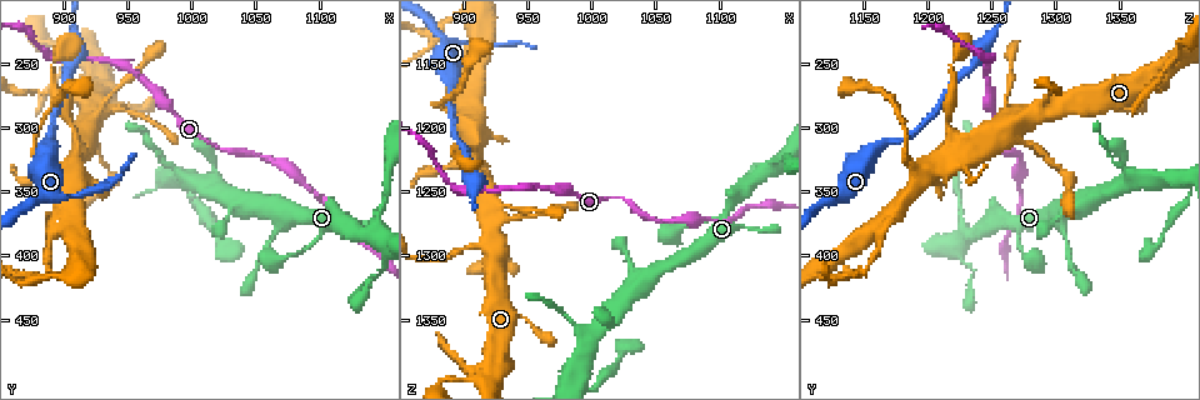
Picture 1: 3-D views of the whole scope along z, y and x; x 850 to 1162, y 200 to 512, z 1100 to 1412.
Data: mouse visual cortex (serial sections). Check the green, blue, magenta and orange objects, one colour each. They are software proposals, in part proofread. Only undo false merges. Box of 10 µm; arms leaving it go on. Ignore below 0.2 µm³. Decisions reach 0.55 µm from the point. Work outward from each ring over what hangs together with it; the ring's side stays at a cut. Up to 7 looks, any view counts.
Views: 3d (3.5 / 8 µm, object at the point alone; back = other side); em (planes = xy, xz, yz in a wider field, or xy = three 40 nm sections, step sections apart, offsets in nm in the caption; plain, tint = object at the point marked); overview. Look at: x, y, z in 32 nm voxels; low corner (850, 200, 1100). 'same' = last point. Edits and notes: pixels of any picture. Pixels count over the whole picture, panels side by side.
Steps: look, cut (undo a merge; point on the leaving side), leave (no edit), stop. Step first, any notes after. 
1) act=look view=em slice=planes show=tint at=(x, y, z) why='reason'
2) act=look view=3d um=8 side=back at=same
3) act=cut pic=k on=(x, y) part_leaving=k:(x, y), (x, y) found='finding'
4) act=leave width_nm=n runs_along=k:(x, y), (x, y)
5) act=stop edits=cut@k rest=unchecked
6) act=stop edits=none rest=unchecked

act=look view=3d um=8 at=(888, 316, 1164) why='thick turns thin'

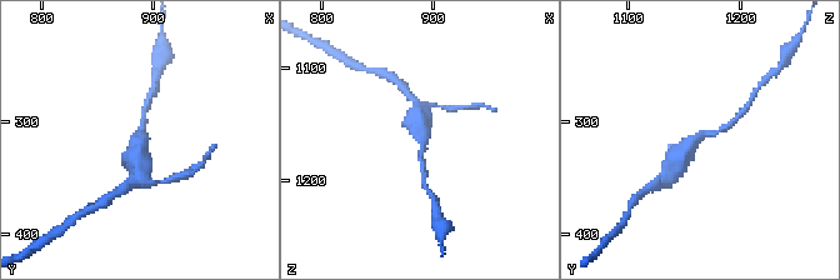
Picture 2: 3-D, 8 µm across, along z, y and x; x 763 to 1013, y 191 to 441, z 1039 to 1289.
act=look view=em slice=xy step=3 show=tint at=same arm_widths_nm=200,600

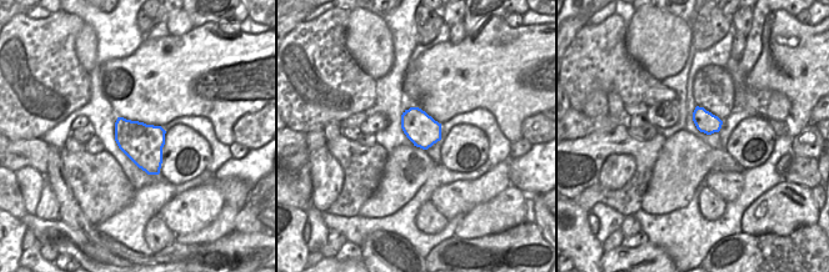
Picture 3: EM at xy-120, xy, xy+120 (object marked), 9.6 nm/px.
act=leave found='continuous, no second cell'

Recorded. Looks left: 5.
act=look view=3d um=3.5 at=(876, 420, 1126) why='three arms meet'

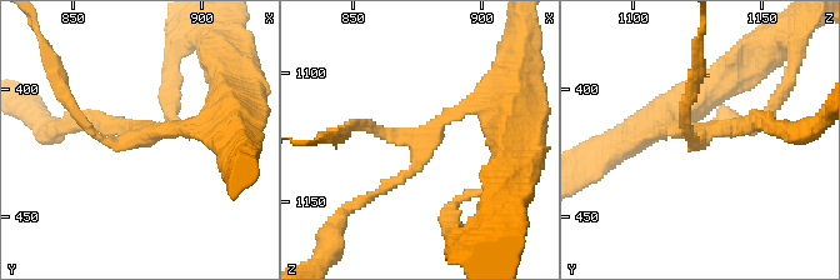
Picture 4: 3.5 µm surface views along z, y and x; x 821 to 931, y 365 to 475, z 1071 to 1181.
act=look view=em slice=planes show=tint at=(877, 417, 1127) why='shape alone is not enough'

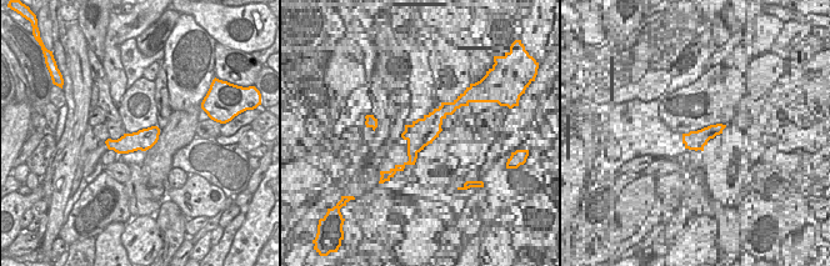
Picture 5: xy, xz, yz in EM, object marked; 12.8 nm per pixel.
act=look view=em slice=xy step=5 show=tint at=same why='another direction'

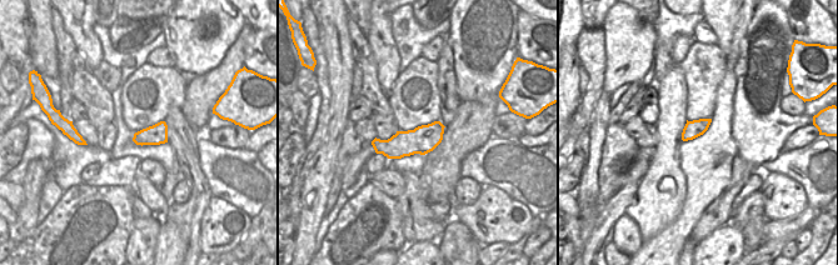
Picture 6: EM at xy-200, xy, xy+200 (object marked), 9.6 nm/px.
act=leave arms=3 arm_widths_nm=150,150,200 runs_along=4:(209, 120), (151, 135), (90, 120) found='all the same cell'

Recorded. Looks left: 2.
act=look view=3d um=3.5 at=(1066, 326, 1274) why='thick turns thin'

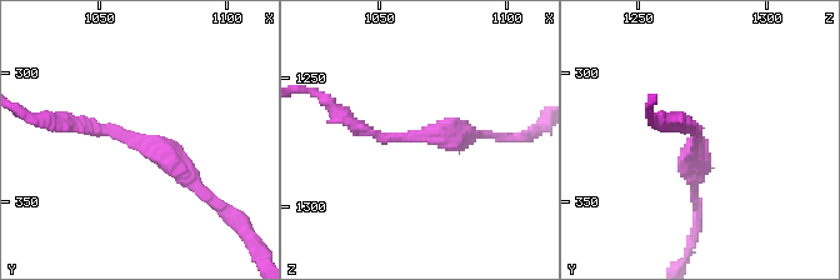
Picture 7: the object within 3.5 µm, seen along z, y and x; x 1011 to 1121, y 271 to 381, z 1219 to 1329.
act=look view=em slice=xy step=5 show=tint at=(1064, 324, 1274) arm_widths_nm=200,300 why='now the EM'

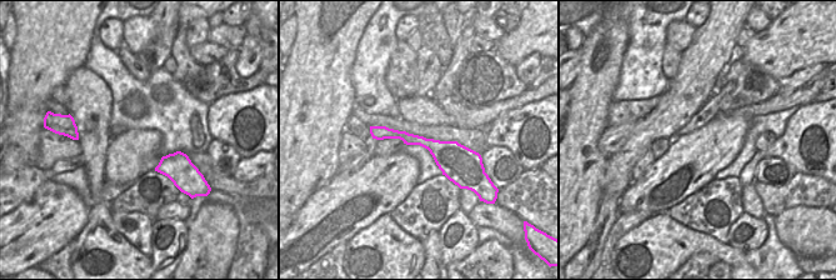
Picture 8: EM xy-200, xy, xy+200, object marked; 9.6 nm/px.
act=leave runs_along=8:(373, 129), (469, 160) found='continuous, no second cell'

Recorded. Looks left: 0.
act=stop edits=none rest=unchecked

